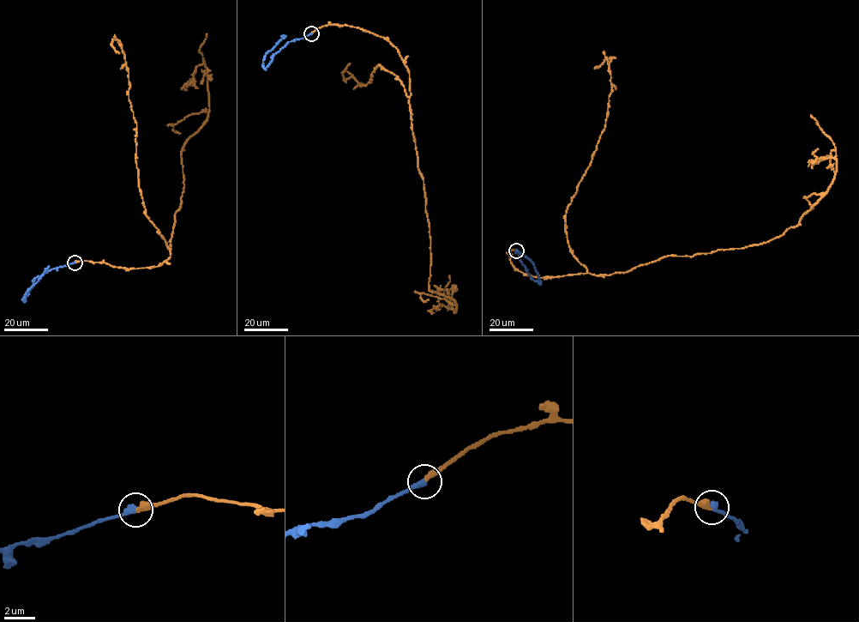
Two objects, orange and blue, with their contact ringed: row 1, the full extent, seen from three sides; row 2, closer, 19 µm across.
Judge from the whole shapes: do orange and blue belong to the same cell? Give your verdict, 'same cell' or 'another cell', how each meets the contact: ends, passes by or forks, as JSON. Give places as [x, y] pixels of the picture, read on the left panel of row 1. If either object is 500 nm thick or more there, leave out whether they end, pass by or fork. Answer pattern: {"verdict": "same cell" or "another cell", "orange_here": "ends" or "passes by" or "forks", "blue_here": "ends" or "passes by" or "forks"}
{"verdict": "same cell", "orange_here": "ends", "blue_here": "ends"}

